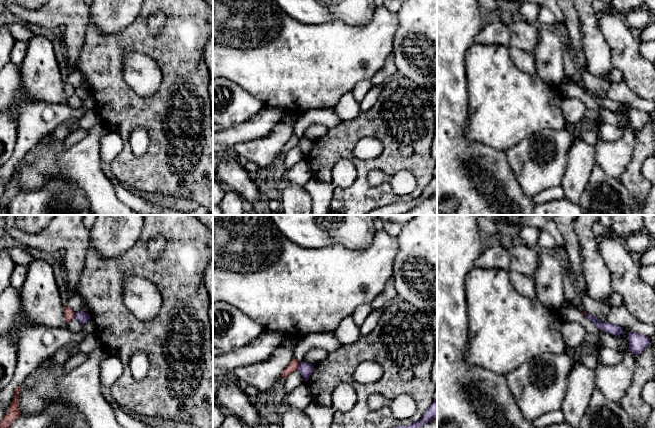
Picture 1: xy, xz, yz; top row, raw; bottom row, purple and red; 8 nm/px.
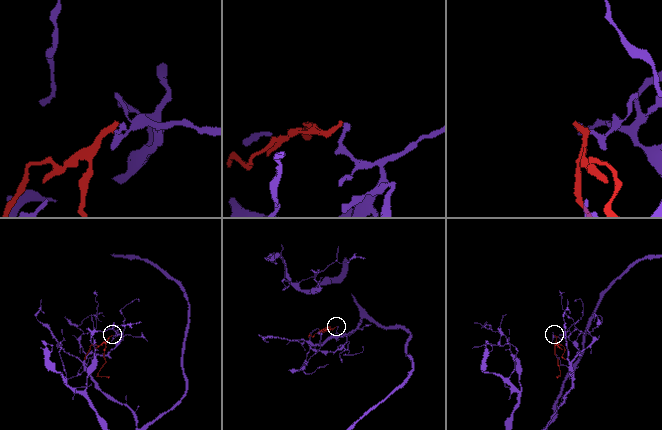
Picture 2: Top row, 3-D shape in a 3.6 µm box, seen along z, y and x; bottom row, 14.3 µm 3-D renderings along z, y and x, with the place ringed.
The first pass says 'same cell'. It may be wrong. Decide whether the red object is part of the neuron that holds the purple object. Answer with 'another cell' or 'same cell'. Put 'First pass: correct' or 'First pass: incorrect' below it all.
another cell
First pass: incorrect

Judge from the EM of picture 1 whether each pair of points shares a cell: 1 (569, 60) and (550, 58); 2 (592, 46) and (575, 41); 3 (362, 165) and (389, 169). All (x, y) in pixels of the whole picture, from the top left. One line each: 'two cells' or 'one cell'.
1: two cells
2: two cells
3: one cell

